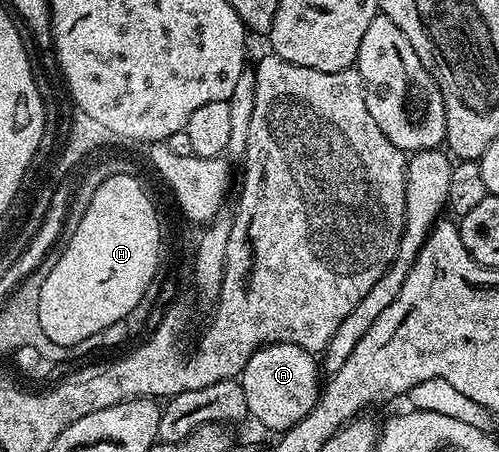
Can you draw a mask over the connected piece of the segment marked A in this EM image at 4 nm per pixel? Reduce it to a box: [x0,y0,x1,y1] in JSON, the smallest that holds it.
[237,344,321,434]

